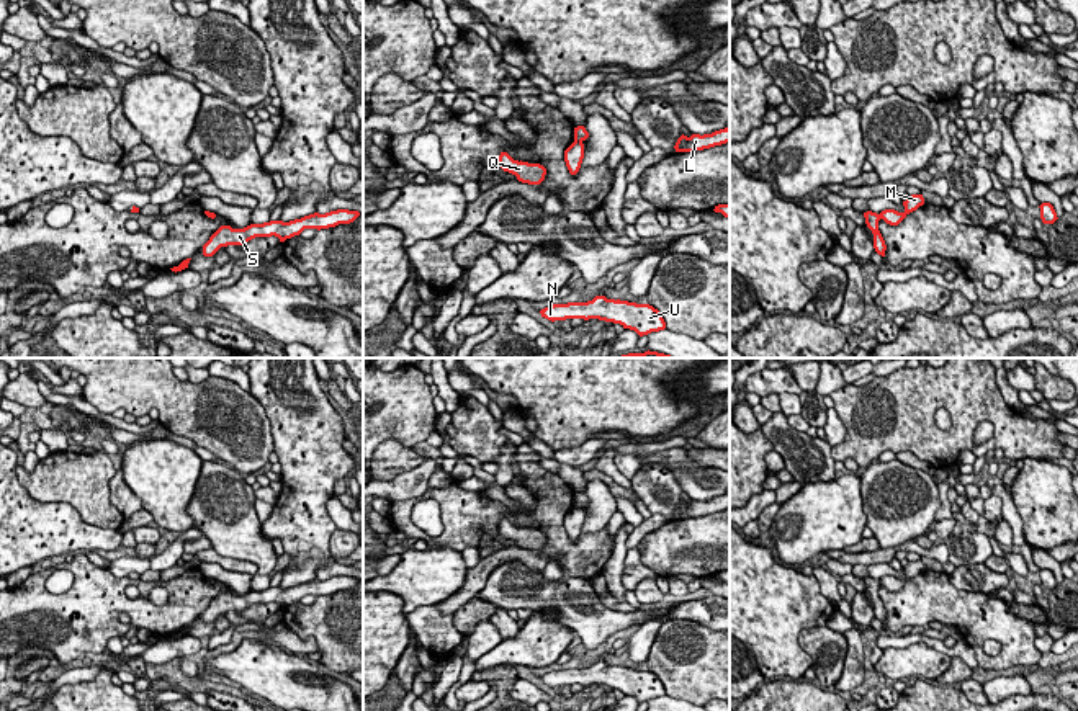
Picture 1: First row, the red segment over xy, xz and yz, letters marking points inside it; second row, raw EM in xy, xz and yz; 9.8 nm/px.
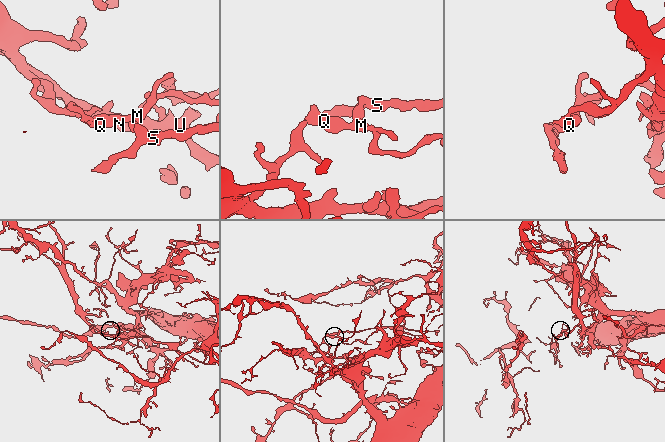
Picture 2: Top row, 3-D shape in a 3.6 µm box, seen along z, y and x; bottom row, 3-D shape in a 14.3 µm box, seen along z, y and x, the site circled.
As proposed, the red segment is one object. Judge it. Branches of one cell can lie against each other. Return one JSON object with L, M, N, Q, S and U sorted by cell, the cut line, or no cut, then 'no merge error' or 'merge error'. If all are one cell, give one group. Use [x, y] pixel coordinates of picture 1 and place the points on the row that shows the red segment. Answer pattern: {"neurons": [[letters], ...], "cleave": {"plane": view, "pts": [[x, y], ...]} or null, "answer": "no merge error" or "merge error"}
{"neurons": [["L", "S"], ["M", "N", "Q", "U"]], "cleave": {"plane": "xz", "pts": [[574, 139], [581, 143]]}, "answer": "merge error"}

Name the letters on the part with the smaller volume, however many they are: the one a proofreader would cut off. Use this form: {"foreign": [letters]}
{"foreign": ["L", "S"]}

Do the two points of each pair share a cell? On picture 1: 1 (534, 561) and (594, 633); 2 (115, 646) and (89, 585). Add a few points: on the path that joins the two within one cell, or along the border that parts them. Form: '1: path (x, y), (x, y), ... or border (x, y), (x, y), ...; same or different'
1: border (504, 561), (522, 561), (542, 572); different
2: border (120, 636), (113, 636), (105, 646); different

